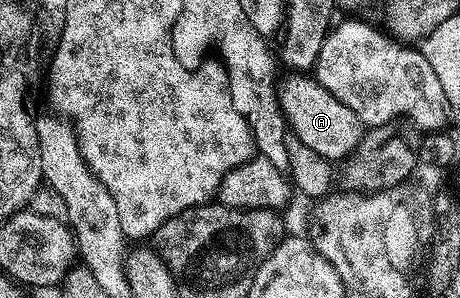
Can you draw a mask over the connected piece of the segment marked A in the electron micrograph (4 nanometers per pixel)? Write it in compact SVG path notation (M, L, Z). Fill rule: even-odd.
M299 74L292 83L283 88L281 94L282 114L286 117L289 130L304 145L309 145L320 157L331 161L346 161L357 150L364 134L364 125L344 101L336 101L332 93L318 84L309 74Z

